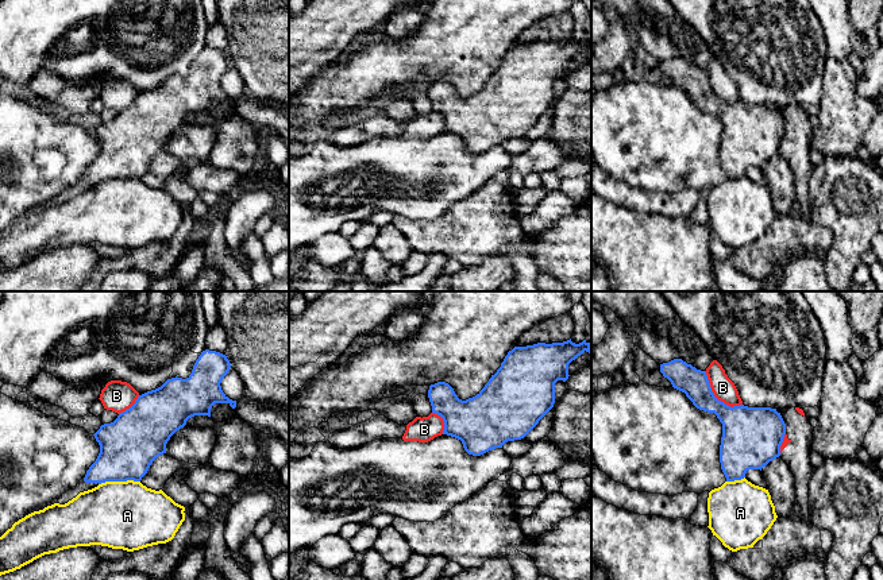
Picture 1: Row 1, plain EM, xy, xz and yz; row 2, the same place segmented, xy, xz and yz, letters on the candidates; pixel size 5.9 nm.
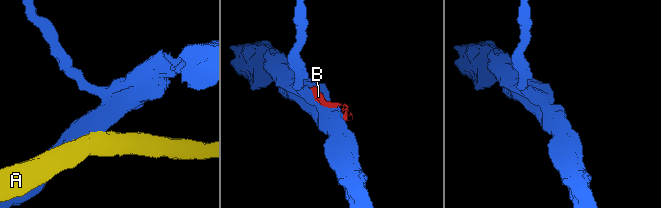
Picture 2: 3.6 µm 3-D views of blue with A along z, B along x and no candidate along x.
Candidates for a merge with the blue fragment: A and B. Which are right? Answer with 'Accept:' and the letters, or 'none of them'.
Accept: none of them

